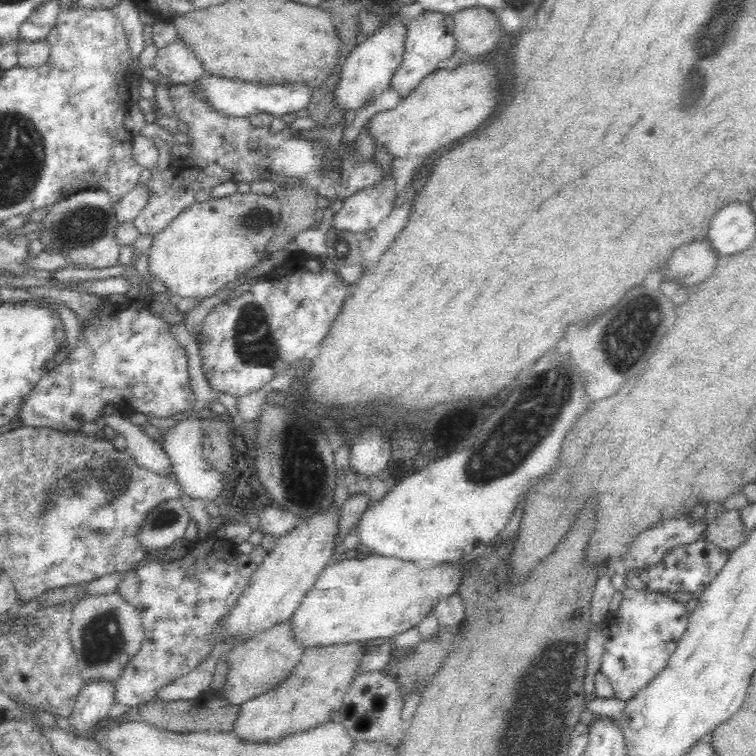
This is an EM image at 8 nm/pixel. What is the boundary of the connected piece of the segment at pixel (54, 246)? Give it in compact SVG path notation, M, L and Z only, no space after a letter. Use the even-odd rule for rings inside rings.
M80 189L65 196L50 210L42 223L45 227L38 232L45 250L61 250L74 260L95 268L118 265L121 246L114 239L117 221L111 204L111 196L104 189Z

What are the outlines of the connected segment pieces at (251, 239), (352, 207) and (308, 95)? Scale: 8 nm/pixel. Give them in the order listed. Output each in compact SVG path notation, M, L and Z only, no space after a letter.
M236 191L236 194L231 194L231 196L225 198L211 199L208 202L200 202L194 204L192 208L185 211L185 213L180 214L176 217L156 238L153 238L151 248L148 250L149 255L149 271L151 275L156 280L161 280L167 286L178 299L189 298L189 297L207 297L215 294L217 290L232 283L234 280L241 280L247 271L250 271L253 266L255 266L264 257L264 248L270 242L270 239L274 236L276 229L279 227L282 217L282 203L276 199L276 197L268 194L254 194L250 191L246 193L240 193Z
M395 180L382 182L377 188L361 190L346 198L340 211L333 215L329 231L359 234L374 229L397 202L394 186Z
M213 75L209 78L209 83L205 84L205 94L208 94L209 101L214 106L221 107L228 114L249 116L254 112L269 112L274 116L284 116L284 114L298 112L302 108L307 108L309 102L313 100L316 87L313 83L306 82L280 82L270 84L258 84L239 81L236 79L220 78Z

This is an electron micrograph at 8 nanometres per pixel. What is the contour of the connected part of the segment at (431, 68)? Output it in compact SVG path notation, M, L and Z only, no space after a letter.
M428 10L409 22L409 33L406 39L407 47L402 62L394 70L389 84L389 88L396 90L401 100L408 98L409 94L427 74L433 73L440 66L440 62L444 62L455 52L457 42L453 28L453 15Z

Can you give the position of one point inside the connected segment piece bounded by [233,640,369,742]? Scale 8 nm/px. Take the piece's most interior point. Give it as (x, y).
(314, 690)

